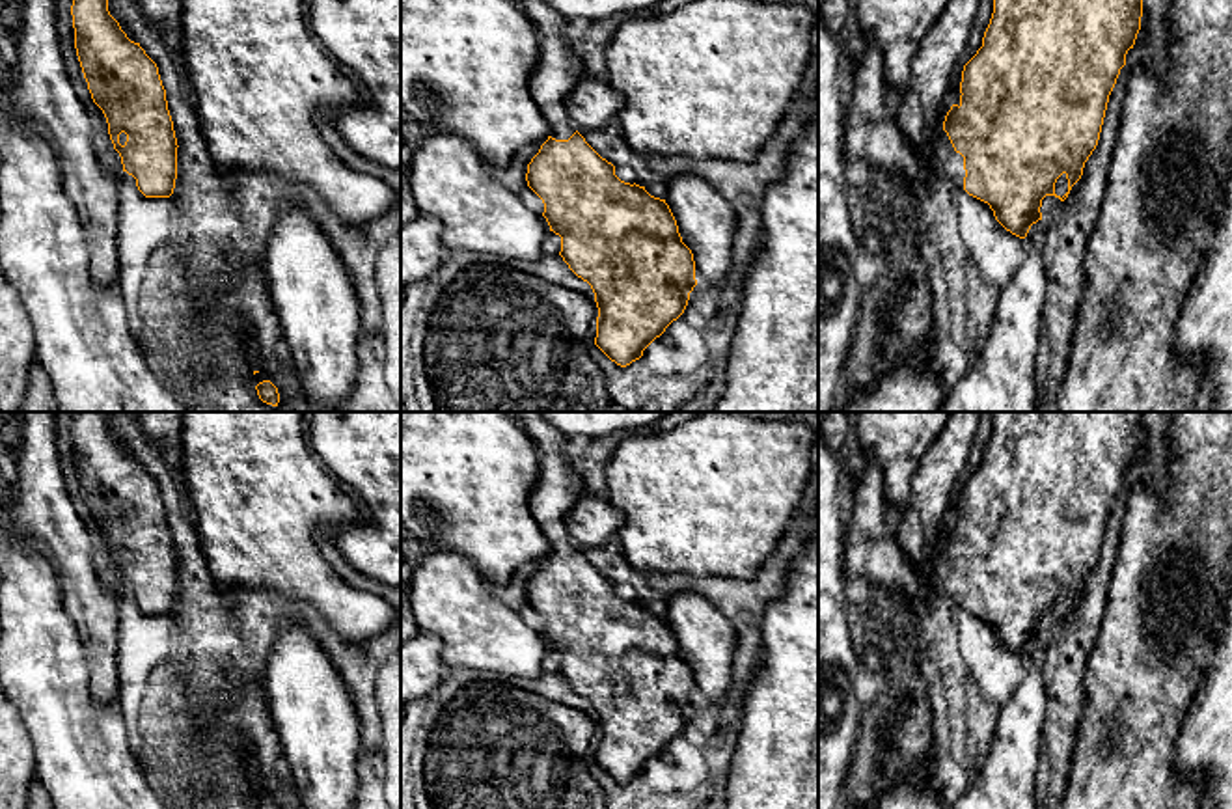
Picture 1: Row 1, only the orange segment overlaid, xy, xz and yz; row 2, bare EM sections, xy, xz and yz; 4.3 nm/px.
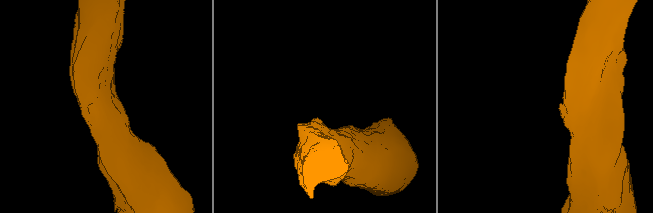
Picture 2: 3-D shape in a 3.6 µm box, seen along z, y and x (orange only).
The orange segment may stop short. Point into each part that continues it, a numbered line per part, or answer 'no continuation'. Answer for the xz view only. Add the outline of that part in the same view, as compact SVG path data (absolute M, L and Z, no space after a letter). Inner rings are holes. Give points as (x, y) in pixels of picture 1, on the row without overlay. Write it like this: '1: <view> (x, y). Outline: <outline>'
1: xz (558, 487). Outline: M542 412L518 416L539 451L539 477L529 494L533 516L552 546L552 555L568 557L578 546L565 528L565 513L583 496L583 479L561 453L567 438Z

